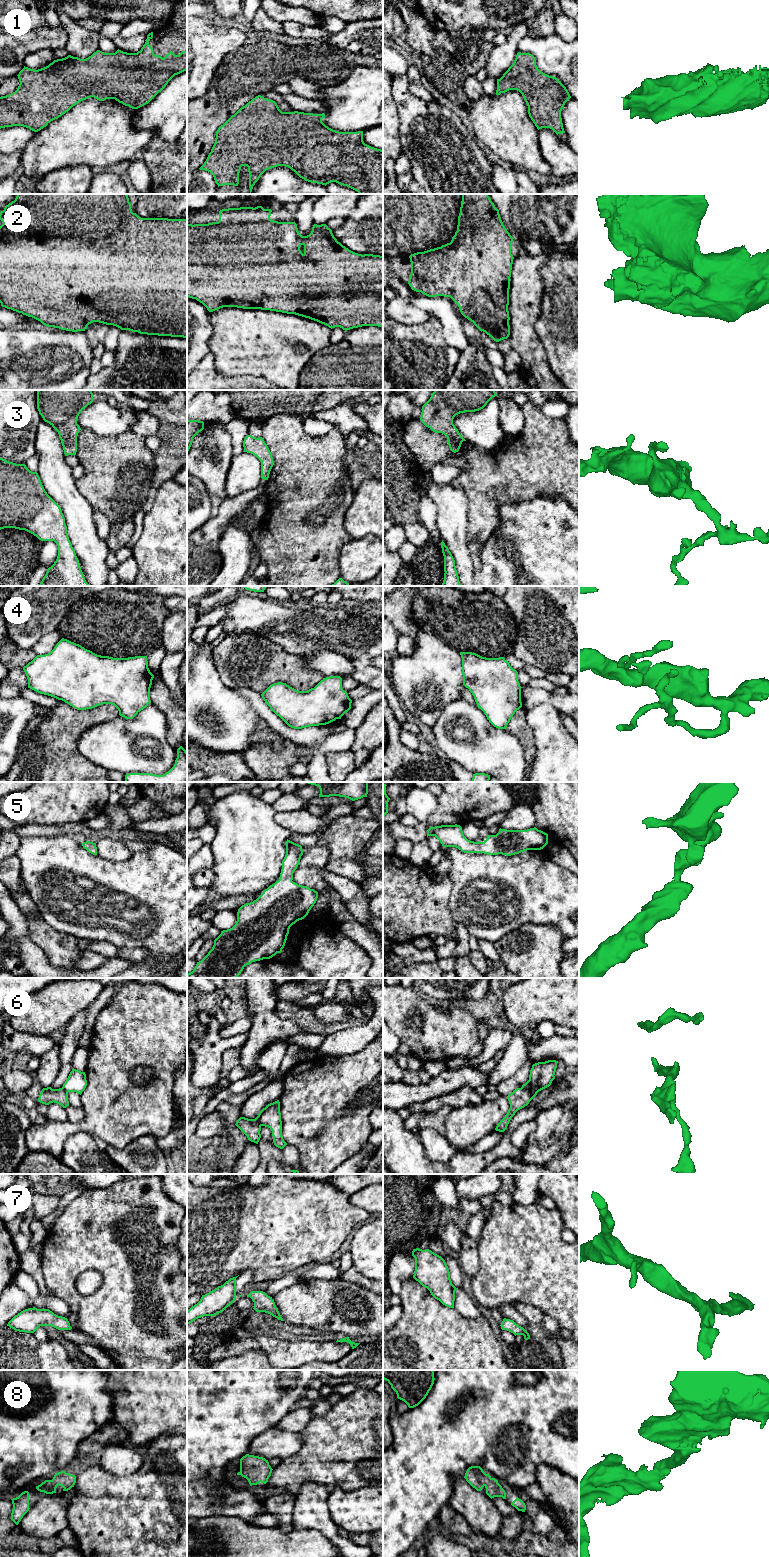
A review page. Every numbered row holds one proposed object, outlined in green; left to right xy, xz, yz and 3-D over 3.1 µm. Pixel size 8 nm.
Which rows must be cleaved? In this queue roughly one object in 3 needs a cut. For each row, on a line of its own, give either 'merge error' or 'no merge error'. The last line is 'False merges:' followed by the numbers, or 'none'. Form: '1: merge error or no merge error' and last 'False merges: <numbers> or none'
1: no merge error
2: no merge error
3: no merge error
4: no merge error
5: no merge error
6: merge error
7: no merge error
8: no merge error
False merges: 6

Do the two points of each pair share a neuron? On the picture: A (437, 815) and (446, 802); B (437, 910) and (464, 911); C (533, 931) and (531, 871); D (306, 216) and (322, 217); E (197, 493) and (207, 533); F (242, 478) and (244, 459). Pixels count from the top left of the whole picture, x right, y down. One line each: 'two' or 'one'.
A: one
B: two
C: two
D: two
E: two
F: one

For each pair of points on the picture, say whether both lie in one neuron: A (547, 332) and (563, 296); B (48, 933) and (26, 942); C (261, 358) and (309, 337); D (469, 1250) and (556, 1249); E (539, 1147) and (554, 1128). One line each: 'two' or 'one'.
A: one
B: two
C: one
D: one
E: one

